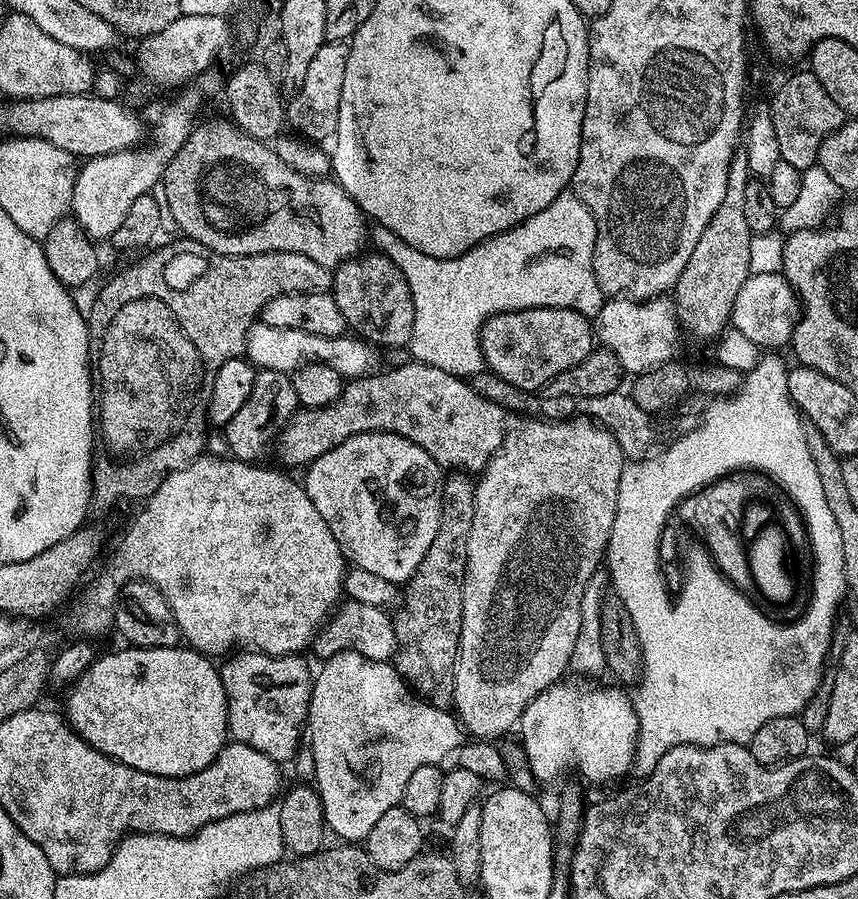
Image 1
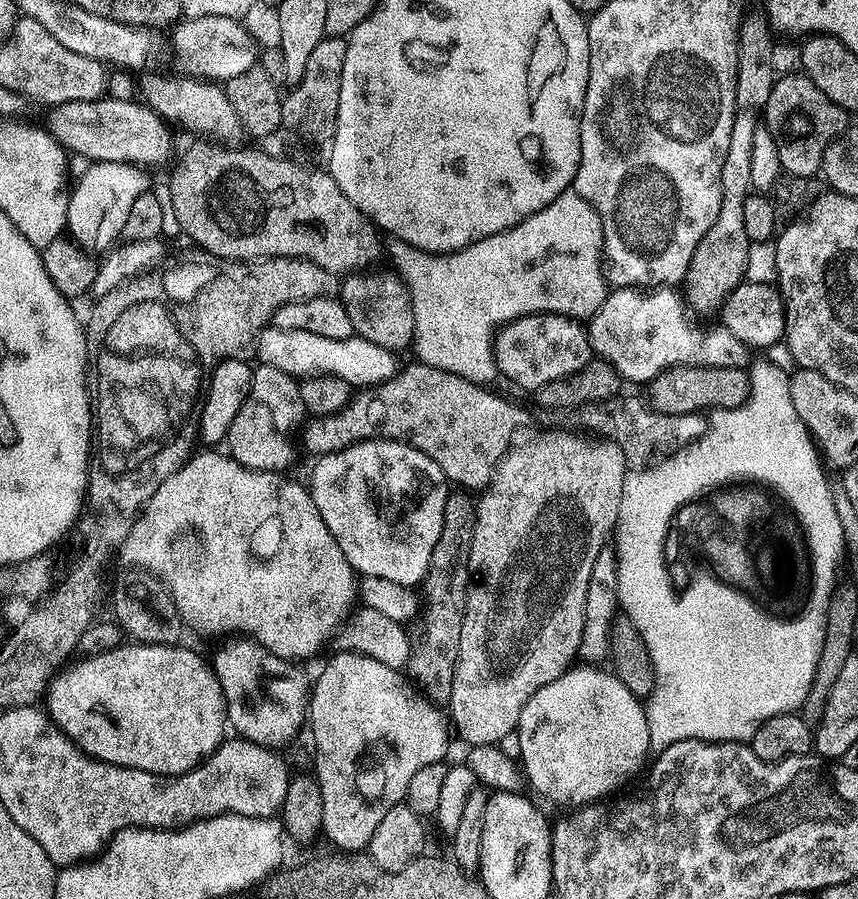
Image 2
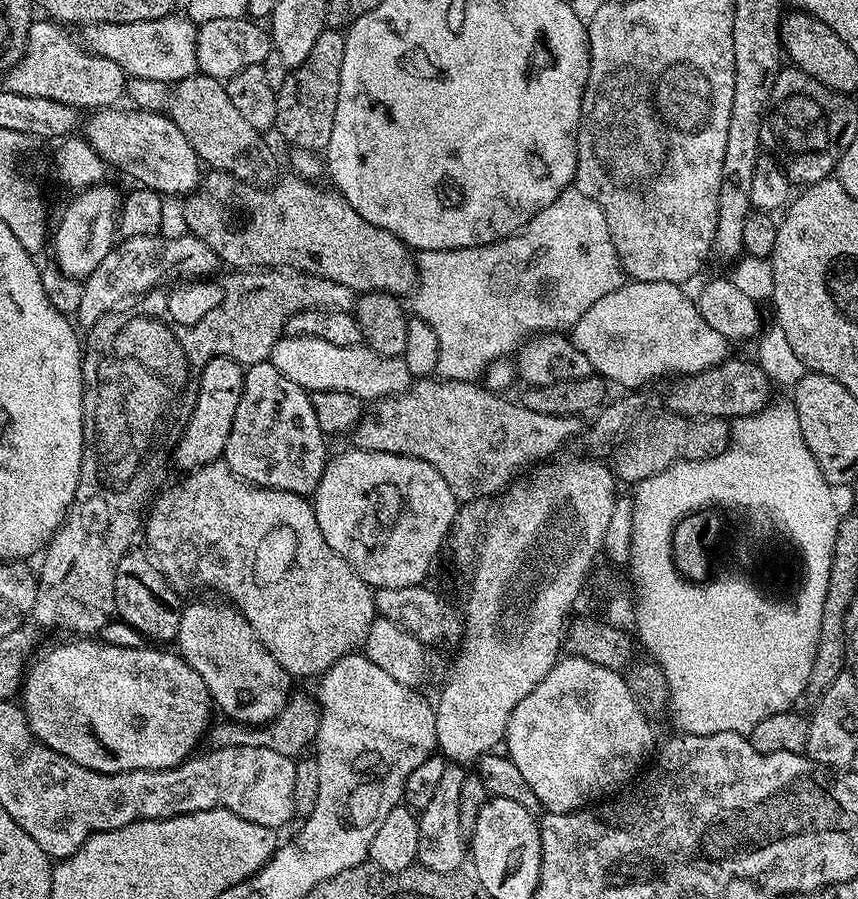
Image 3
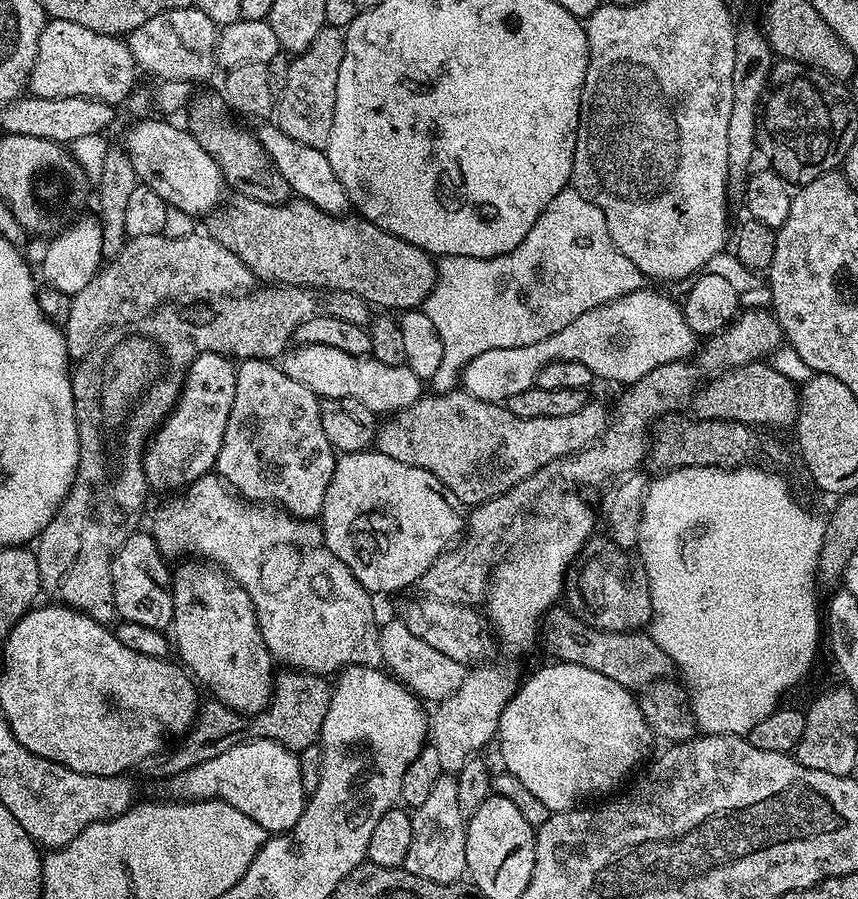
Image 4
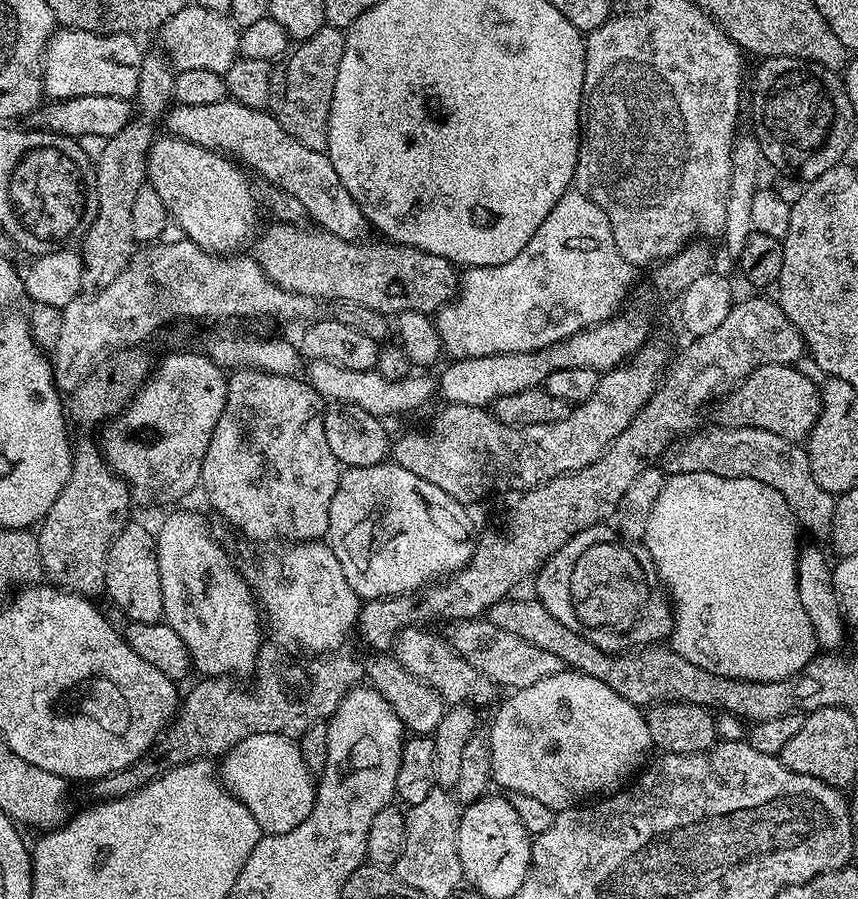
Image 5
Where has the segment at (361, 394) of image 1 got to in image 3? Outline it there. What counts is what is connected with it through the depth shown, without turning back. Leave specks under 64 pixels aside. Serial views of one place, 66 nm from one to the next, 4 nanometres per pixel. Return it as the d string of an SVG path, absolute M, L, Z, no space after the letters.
M431 378L432 380L413 379L412 385L405 392L400 392L396 396L388 396L384 400L377 400L371 405L372 408L361 415L360 421L356 423L356 427L350 433L352 439L351 447L361 452L385 452L386 454L402 454L410 458L418 458L422 462L430 462L430 466L434 466L434 470L438 470L438 474L442 474L442 479L446 482L446 486L450 486L450 490L454 494L457 502L465 500L488 500L497 494L503 493L505 489L513 483L517 477L516 472L523 470L527 464L535 465L542 462L546 456L552 456L571 436L576 436L580 432L580 424L582 424L579 416L555 416L554 414L537 414L535 410L526 410L523 403L516 402L512 405L510 401L504 400L503 395L491 392L489 388L481 386L479 383L471 380L441 380L439 378Z

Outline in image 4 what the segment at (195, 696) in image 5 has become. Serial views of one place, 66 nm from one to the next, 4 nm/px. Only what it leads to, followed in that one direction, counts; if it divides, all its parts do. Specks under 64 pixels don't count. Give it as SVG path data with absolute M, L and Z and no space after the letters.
M284 670L281 676L279 673L275 677L268 707L260 712L235 712L220 700L208 698L205 704L203 701L197 707L196 721L177 739L180 741L173 746L172 752L161 750L155 756L146 758L139 764L138 772L144 776L160 778L164 782L194 766L202 766L202 762L210 762L210 758L218 758L218 754L230 750L230 746L238 746L247 740L273 740L299 754L306 746L319 741L326 710L330 710L331 697L332 684L325 677L316 676L312 672Z

